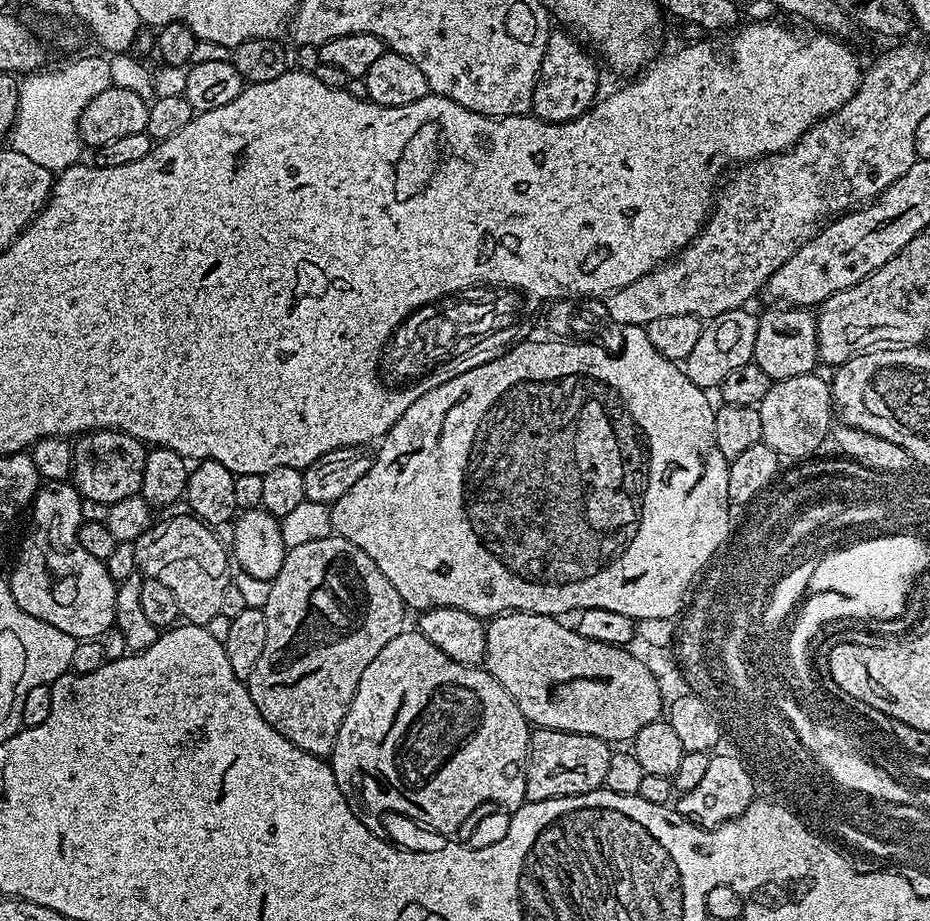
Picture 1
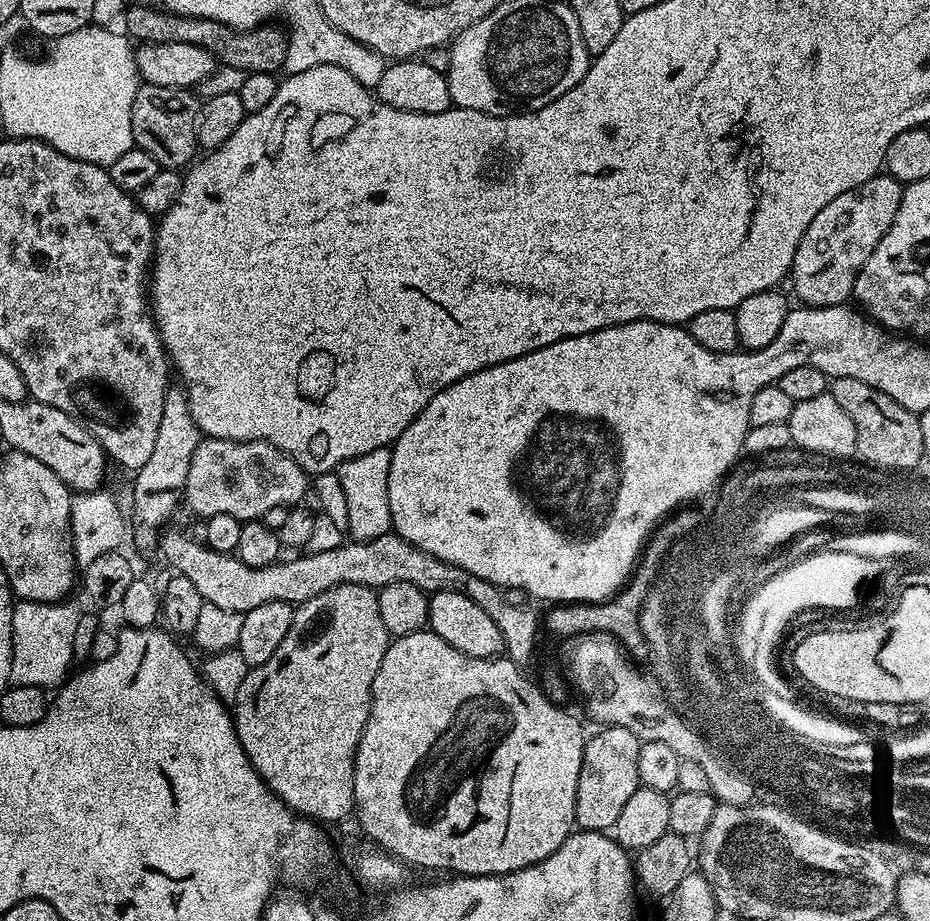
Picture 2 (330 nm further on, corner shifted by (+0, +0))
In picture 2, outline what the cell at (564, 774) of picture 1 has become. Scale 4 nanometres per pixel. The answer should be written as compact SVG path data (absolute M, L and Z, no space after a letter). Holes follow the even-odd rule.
M601 727L587 737L582 754L582 774L578 774L576 828L586 832L607 833L615 829L630 794L641 787L638 774L638 750L642 743L625 728Z

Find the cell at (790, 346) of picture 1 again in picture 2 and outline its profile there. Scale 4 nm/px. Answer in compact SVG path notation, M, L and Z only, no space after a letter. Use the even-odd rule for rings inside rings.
M881 174L870 178L870 182L862 182L862 186L854 186L854 190L846 190L846 194L838 194L834 202L826 202L822 210L814 217L814 222L802 234L802 242L794 254L794 262L790 273L792 288L801 305L810 308L825 308L845 303L856 291L856 279L866 266L866 258L874 254L874 246L882 242L882 234L890 230L890 222L894 222L894 214L898 214L898 206L902 202L904 188L892 176Z

